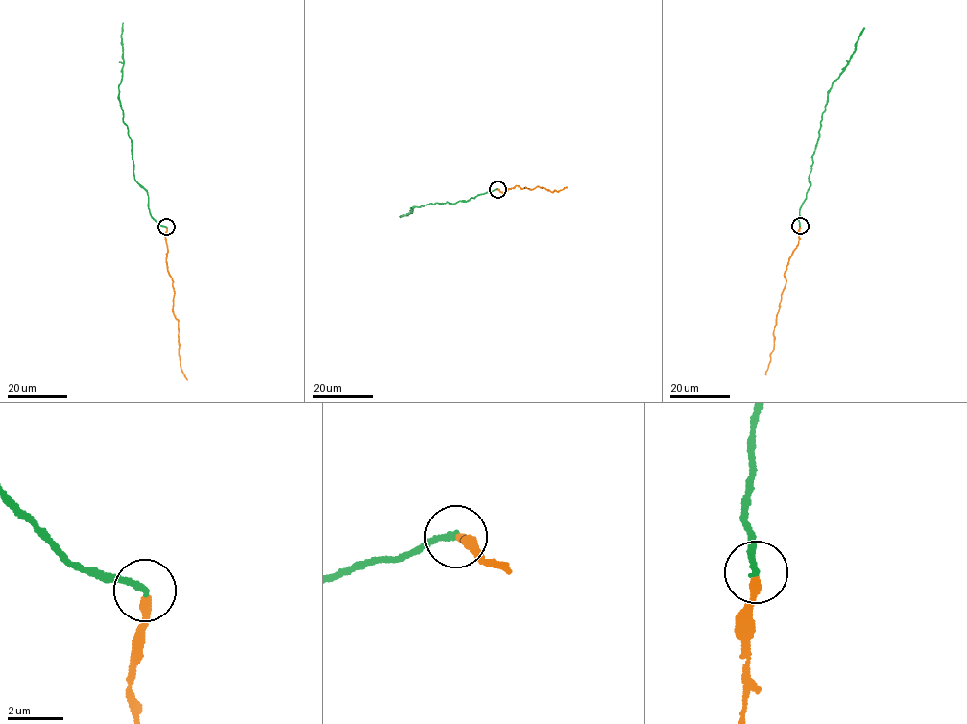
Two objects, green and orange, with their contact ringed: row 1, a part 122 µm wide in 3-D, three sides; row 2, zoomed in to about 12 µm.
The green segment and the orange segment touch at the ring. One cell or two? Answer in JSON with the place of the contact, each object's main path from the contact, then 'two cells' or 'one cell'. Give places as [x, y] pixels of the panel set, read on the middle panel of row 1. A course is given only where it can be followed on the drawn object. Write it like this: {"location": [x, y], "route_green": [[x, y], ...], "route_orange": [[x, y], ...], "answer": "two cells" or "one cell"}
{"location": [497, 189], "route_green": [[497, 189], [455, 203], [414, 205], [410, 212], [400, 217]], "route_orange": [[497, 189], [502, 193], [517, 185], [533, 190], [538, 186], [553, 192], [568, 187]], "answer": "one cell"}

